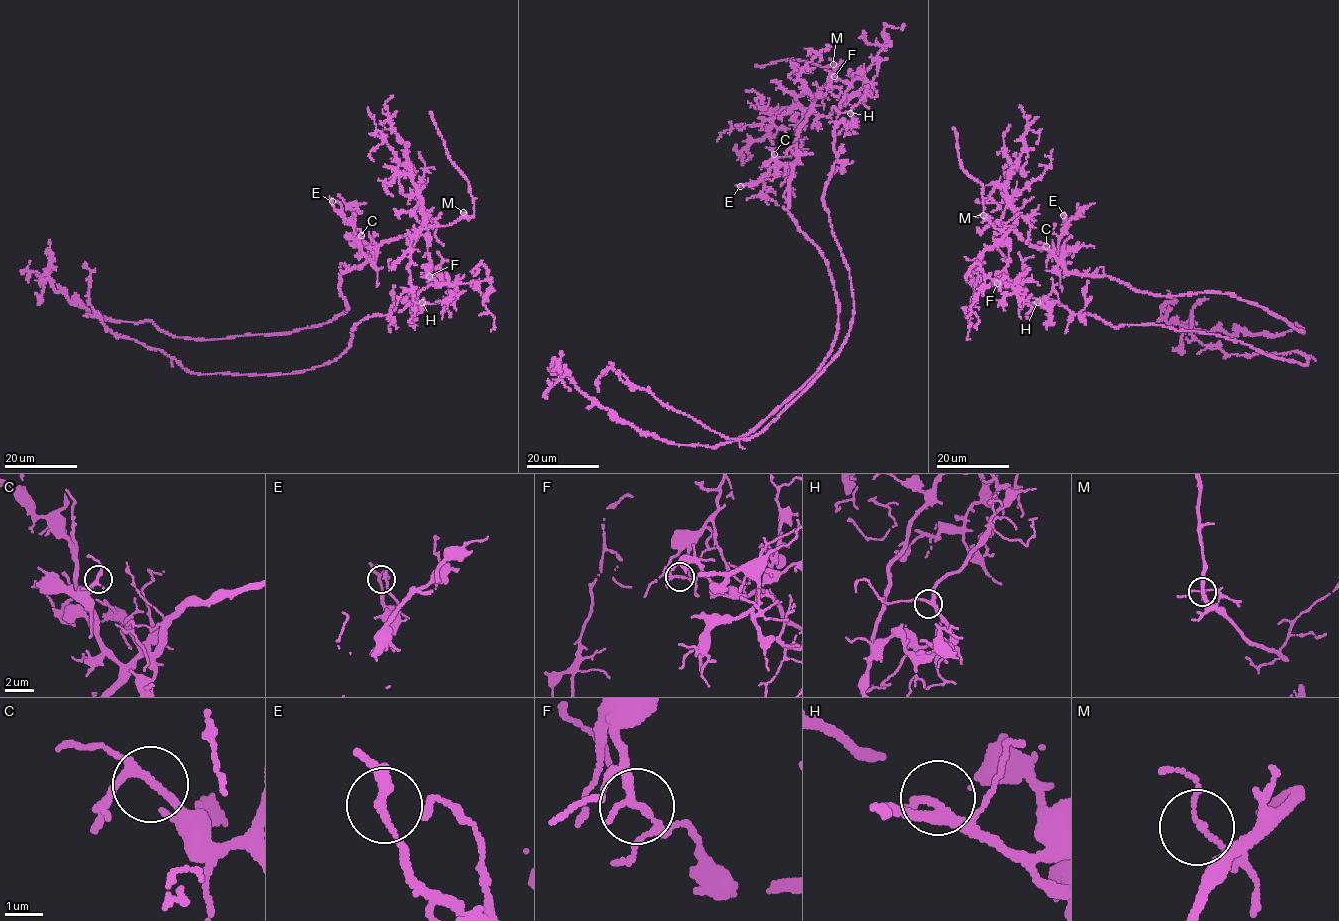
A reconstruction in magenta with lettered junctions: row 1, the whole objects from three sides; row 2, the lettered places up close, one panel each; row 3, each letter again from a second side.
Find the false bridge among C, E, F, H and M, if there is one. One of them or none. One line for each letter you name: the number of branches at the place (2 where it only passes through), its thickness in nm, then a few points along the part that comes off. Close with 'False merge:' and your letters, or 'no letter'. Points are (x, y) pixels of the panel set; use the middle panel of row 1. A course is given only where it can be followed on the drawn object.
F: branches 3; calibre 150 nm; course (834, 76), (850, 88), (823, 196), (853, 311), (838, 355), (748, 438), (705, 428), (608, 367), (599, 391)
False merge: F

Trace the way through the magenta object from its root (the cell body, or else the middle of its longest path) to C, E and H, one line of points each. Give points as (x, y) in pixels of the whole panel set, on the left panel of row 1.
C: (428, 236), (425, 224), (410, 234), (382, 243), (368, 257), (358, 242), (361, 235)
E: (428, 236), (425, 224), (410, 234), (382, 243), (376, 253), (367, 257), (356, 238), (355, 226), (332, 201)
H: (428, 236), (429, 275), (439, 283), (456, 283), (455, 297), (435, 304), (422, 302)

